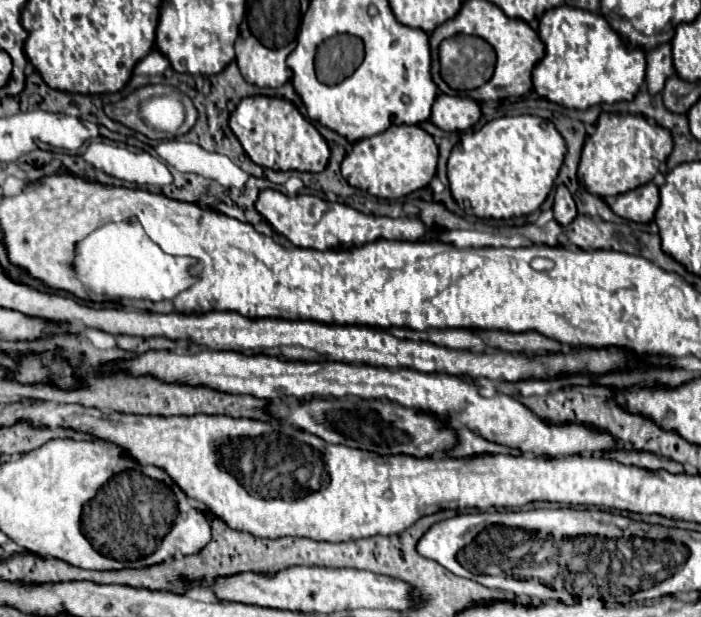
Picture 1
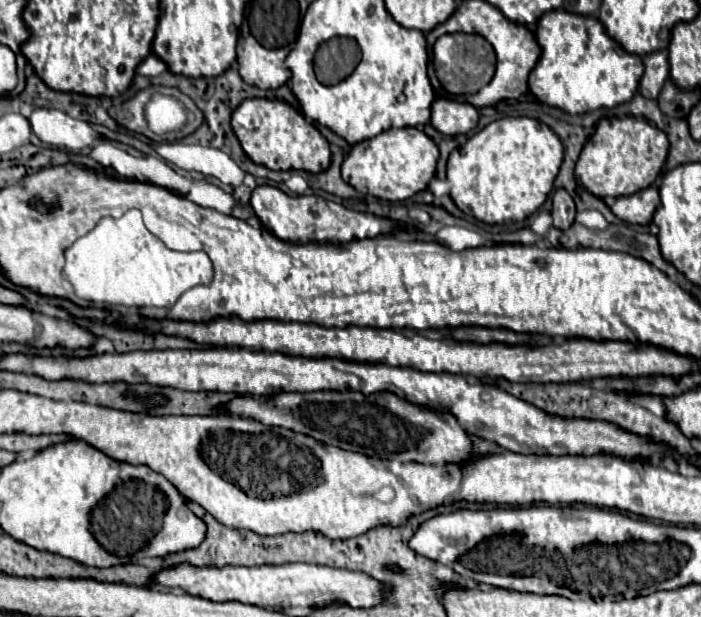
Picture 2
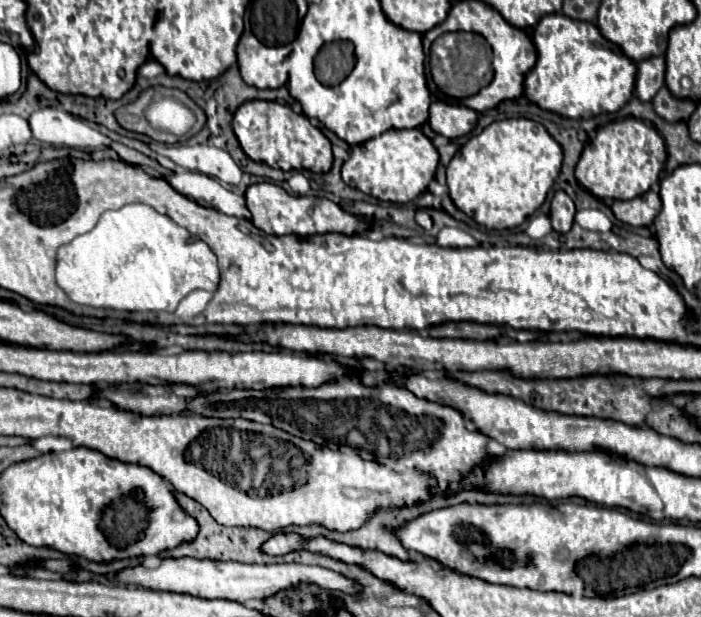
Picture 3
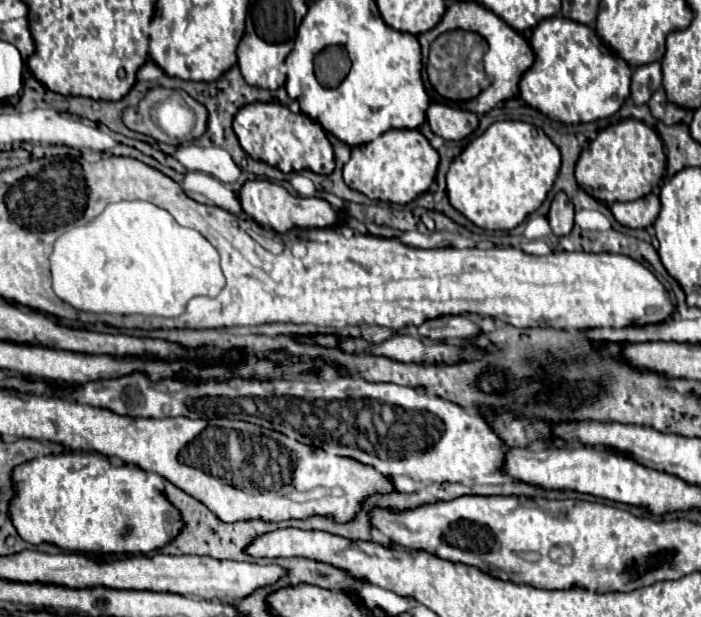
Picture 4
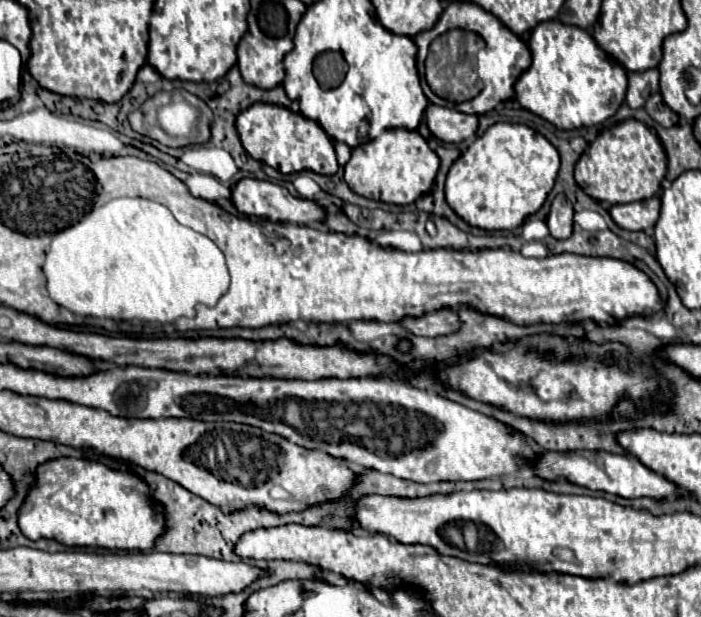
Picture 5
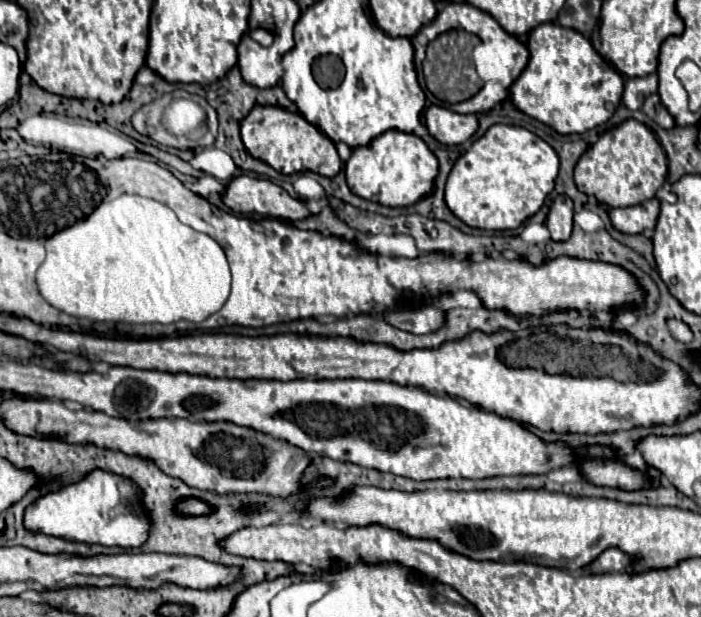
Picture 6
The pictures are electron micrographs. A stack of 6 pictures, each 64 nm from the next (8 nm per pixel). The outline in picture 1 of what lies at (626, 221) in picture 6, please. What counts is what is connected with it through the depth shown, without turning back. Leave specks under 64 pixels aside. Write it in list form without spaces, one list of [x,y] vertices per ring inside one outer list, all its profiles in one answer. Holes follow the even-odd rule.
[[[648,182],[636,190],[624,192],[612,204],[612,212],[632,220],[632,222],[650,222],[660,204],[660,192],[654,182]]]

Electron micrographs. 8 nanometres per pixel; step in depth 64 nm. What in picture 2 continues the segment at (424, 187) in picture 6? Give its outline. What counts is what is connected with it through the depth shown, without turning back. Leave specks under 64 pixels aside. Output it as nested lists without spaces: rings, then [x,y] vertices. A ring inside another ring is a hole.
[[[390,128],[370,140],[352,146],[348,158],[342,162],[342,178],[358,192],[372,194],[382,200],[406,200],[412,194],[426,190],[436,172],[438,146],[430,136],[418,128]]]

